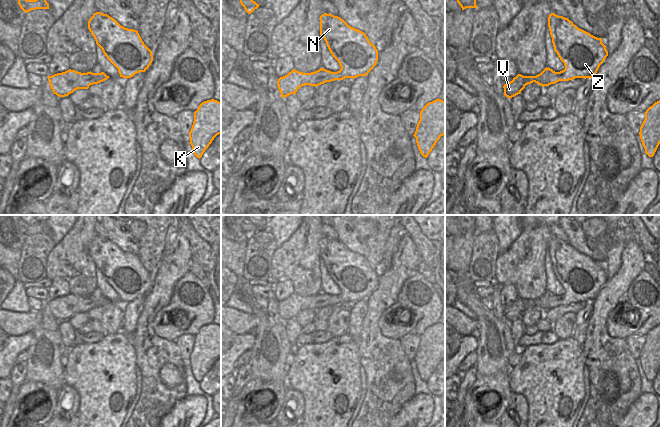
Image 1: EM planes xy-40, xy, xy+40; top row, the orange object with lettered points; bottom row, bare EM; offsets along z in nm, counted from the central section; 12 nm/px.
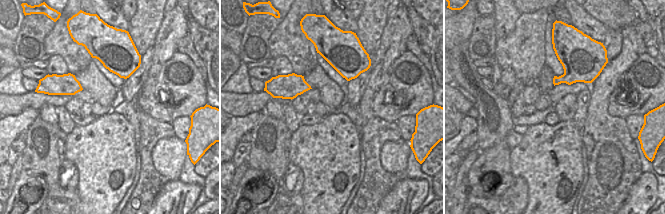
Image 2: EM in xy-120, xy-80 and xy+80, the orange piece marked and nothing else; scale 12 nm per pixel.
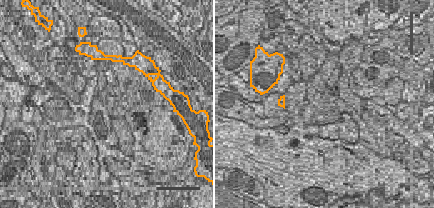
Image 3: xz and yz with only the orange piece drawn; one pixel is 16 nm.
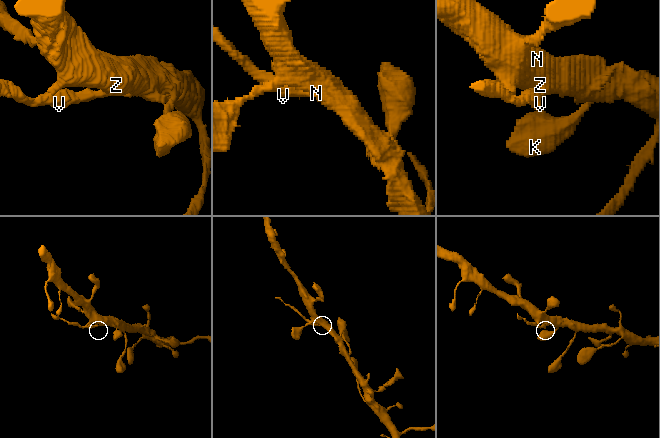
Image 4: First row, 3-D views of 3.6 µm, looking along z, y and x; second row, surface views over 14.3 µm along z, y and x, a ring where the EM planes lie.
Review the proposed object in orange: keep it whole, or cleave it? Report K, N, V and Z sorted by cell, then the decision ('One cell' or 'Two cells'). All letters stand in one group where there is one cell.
Groups: K N Z / V. Two cells.

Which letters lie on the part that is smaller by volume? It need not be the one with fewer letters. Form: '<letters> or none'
V

